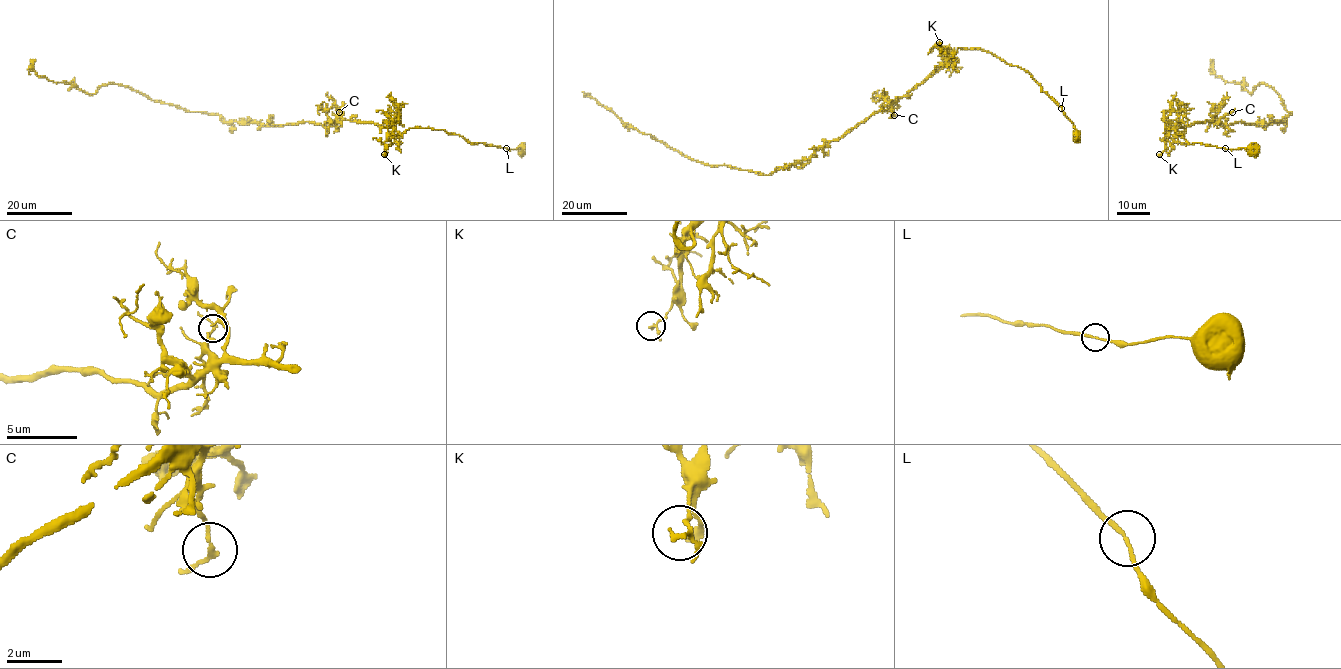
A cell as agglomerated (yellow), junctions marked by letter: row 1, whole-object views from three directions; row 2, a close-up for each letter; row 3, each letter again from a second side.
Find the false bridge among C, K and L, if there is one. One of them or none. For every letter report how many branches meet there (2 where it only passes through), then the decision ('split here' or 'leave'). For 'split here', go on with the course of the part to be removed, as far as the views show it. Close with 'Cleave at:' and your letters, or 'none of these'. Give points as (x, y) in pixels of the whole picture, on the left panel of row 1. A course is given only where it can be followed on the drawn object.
C: 2 | leave
K: 2 | leave
L: 2 | leave
Cleave at: none of these

